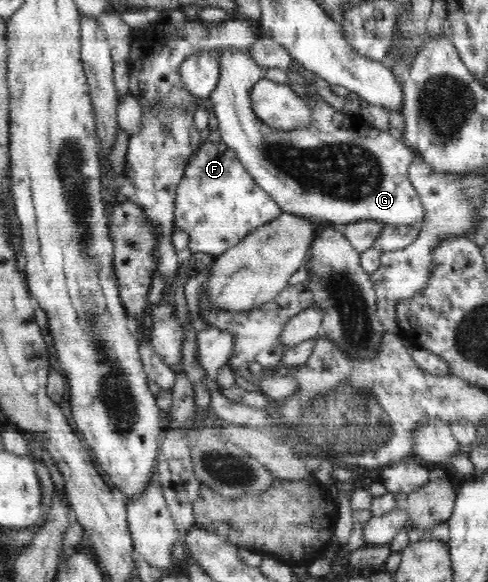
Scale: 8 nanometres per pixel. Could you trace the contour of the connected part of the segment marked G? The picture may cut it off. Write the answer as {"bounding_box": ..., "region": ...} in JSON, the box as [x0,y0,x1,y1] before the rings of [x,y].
{"bounding_box":[208,49,426,229],"region":[[[224,49],[220,56],[220,79],[208,102],[214,107],[223,143],[232,149],[242,166],[258,185],[274,199],[282,212],[314,221],[332,223],[341,228],[348,223],[372,219],[388,225],[404,225],[420,229],[426,221],[426,209],[409,178],[413,151],[398,141],[389,130],[372,127],[359,118],[336,111],[321,96],[311,105],[313,121],[306,129],[277,130],[258,120],[251,105],[254,85],[265,77],[265,71],[244,50]]]}

